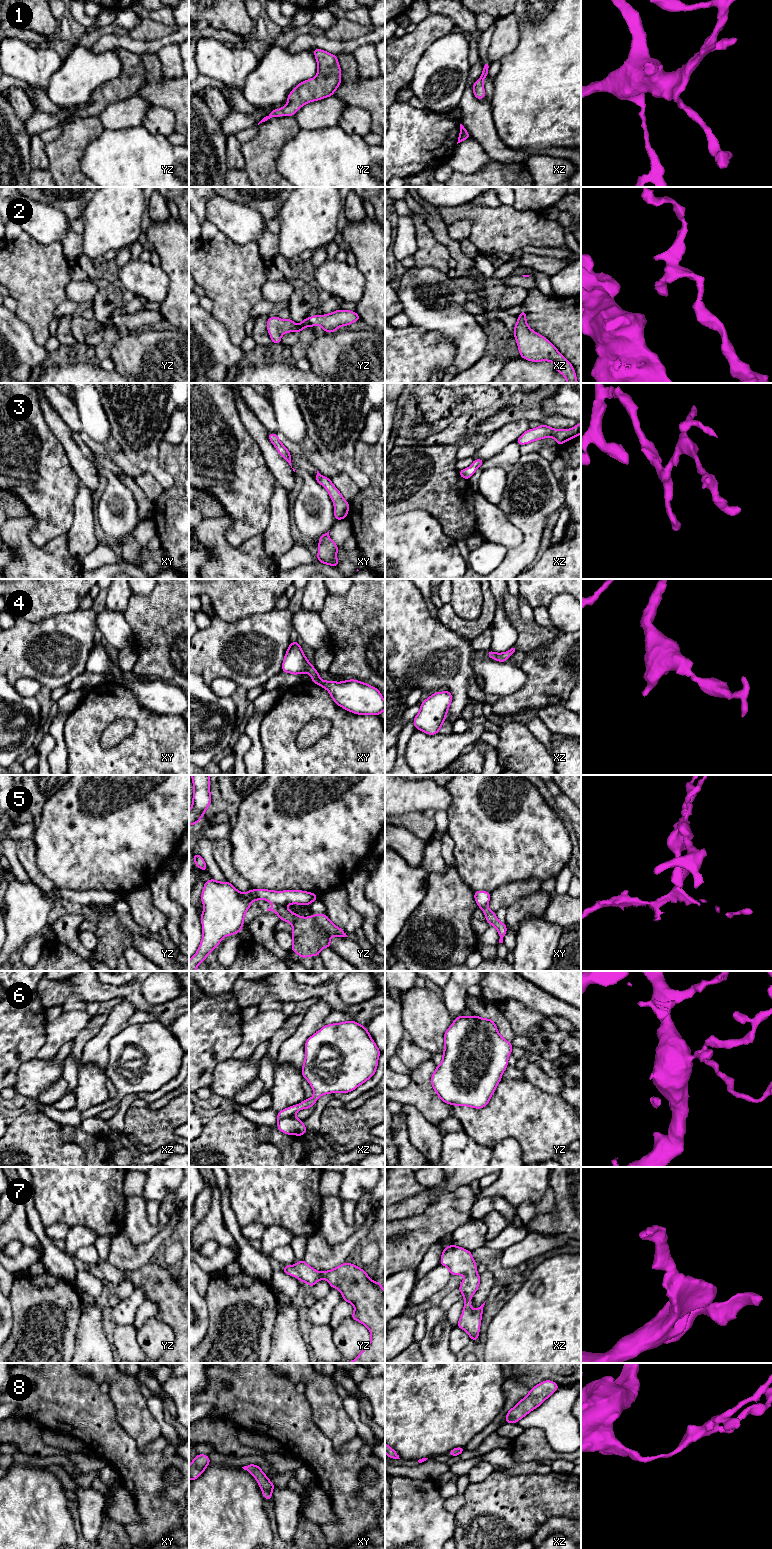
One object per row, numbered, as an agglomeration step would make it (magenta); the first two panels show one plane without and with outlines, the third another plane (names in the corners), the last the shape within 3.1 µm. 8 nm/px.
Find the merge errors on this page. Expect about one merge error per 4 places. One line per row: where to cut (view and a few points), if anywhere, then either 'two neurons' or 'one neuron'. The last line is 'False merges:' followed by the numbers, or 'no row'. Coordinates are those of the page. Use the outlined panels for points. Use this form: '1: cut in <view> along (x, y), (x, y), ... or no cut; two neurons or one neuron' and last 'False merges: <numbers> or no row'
1: no cut; one neuron
2: no cut; one neuron
3: no cut; one neuron
4: no cut; one neuron
5: cut in yz along (276, 904), (284, 907); two neurons
6: no cut; one neuron
7: no cut; one neuron
8: no cut; one neuron
False merges: 5

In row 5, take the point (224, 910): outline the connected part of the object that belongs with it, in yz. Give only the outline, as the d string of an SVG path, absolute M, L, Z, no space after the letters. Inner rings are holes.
M211 878L204 883L201 895L204 905L201 913L203 937L196 954L189 960L189 971L195 971L224 937L242 930L245 913L251 903L259 899L285 907L290 904L310 905L318 895L301 890L266 889L250 889L241 893L228 881L218 882Z

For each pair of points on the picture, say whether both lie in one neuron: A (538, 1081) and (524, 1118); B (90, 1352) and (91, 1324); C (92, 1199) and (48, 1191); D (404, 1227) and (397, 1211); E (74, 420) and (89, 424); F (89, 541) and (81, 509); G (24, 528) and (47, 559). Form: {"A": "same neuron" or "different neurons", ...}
{"A": "different neurons", "B": "same neuron", "C": "same neuron", "D": "different neurons", "E": "different neurons", "F": "same neuron", "G": "same neuron"}

